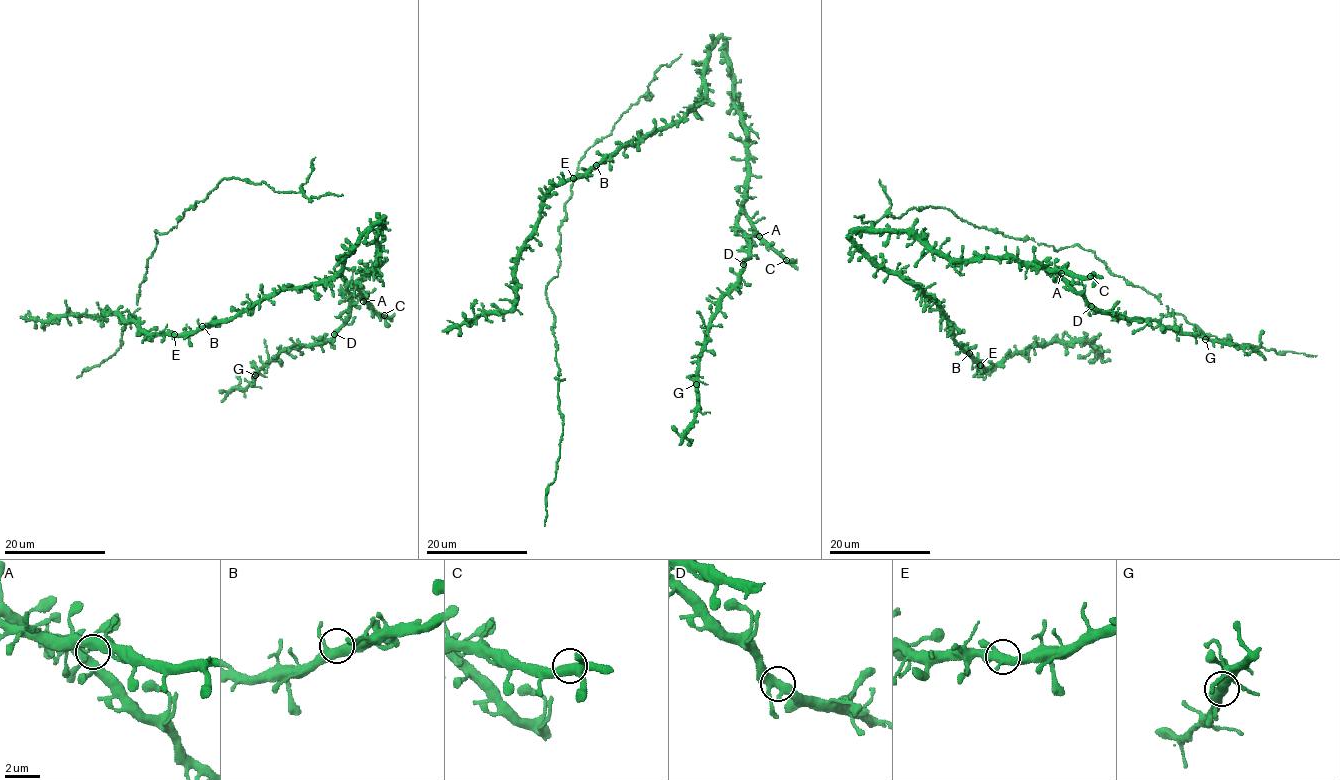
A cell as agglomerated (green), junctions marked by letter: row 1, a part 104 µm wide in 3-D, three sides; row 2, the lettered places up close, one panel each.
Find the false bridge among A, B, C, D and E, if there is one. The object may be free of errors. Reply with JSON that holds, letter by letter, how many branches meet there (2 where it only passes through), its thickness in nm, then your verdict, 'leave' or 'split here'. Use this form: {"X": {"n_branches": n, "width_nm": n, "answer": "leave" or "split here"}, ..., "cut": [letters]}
{"A": {"n_branches": 3, "width_nm": 360, "answer": "leave"}, "B": {"n_branches": 3, "width_nm": 400, "answer": "leave"}, "C": {"n_branches": 3, "width_nm": 380, "answer": "leave"}, "D": {"n_branches": 3, "width_nm": 400, "answer": "leave"}, "E": {"n_branches": 3, "width_nm": 400, "answer": "leave"}, "cut": []}

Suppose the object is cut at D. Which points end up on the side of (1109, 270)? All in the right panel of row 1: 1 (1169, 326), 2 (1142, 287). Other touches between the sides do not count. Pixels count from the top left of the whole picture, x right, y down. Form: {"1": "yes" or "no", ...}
{"1": "no", "2": "yes"}

